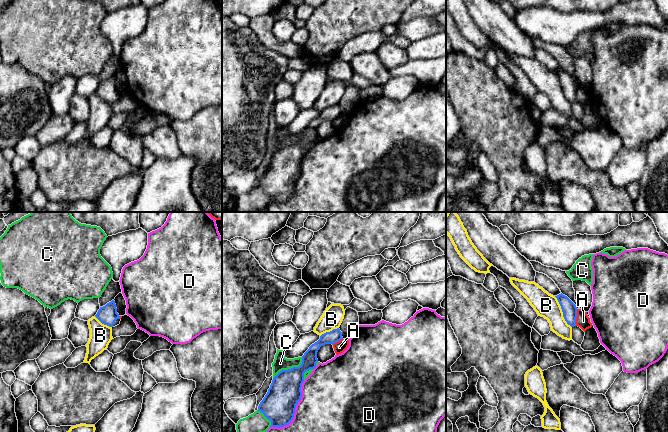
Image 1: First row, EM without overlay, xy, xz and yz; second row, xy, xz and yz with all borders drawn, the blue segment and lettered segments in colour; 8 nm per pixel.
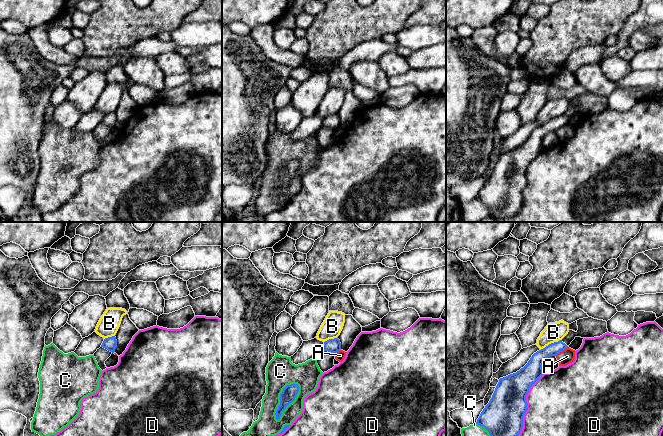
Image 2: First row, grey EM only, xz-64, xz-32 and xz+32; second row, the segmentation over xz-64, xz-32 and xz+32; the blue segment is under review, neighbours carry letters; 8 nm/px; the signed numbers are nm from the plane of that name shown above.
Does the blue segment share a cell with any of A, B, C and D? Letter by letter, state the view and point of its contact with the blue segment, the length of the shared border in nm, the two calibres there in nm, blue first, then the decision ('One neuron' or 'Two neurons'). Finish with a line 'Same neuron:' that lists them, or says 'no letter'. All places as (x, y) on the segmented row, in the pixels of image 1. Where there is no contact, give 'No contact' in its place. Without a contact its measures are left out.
A: Touches blue at yz (576, 317). Shared border 140 nm. Thickness 120 nm (blue) against 110 nm. Two neurons
B: Touches blue at yz (562, 311). Shared border 300 nm. Thickness 120 nm (blue) against 190 nm. Two neurons
C: Touches blue at xz (291, 368). Shared border 300 nm. Thickness 260 nm (blue) against 120 nm. Two neurons
D: Touches blue at xz (294, 411). Shared border 460 nm. Thickness 260 nm (blue) against 400 nm. Two neurons
Same neuron: no letter

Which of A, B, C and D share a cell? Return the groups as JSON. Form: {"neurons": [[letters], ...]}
{"neurons": [["A"], ["B"], ["C"], ["D"]]}

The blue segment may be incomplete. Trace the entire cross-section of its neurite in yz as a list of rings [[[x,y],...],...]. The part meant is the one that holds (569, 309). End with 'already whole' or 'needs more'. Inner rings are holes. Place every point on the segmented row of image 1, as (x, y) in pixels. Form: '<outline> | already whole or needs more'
[[[562,293],[555,296],[561,306],[563,317],[568,325],[571,327],[576,326],[576,318],[577,318],[577,307],[576,305],[565,295]]] | already whole

